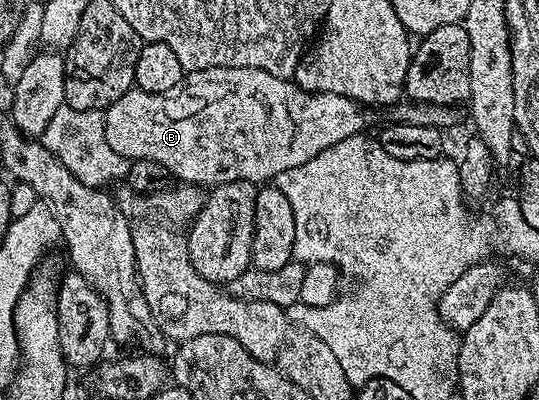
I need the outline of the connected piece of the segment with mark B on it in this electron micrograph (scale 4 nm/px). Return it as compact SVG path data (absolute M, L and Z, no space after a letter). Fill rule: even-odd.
M216 67L215 69L191 71L182 74L181 83L175 85L175 89L167 89L165 93L147 93L134 89L123 93L123 97L116 99L104 110L107 142L115 149L116 153L122 154L130 161L134 159L155 161L168 169L174 180L200 185L205 189L212 189L218 183L226 183L227 181L251 181L261 185L266 181L276 180L279 173L283 173L287 169L295 169L295 165L303 165L307 161L311 161L311 157L319 157L319 153L323 153L323 149L327 149L331 145L339 145L339 141L347 141L347 137L352 135L368 132L370 130L368 127L377 119L376 114L378 115L376 110L359 104L354 99L348 99L335 93L305 91L302 87L298 87L292 79L275 77L263 69L251 69L250 67Z

